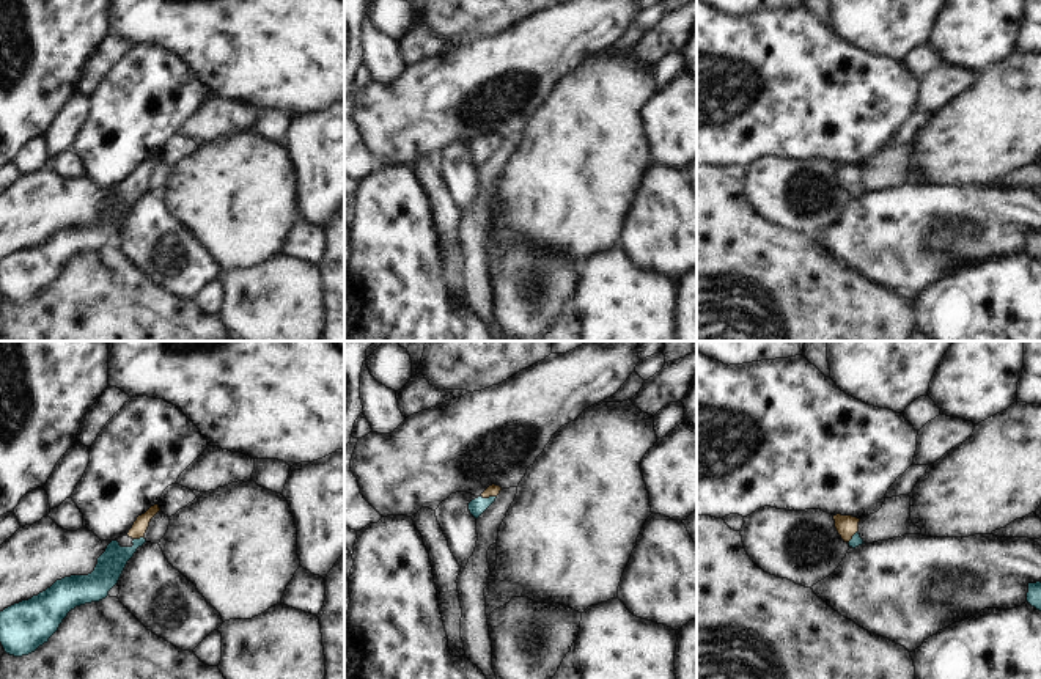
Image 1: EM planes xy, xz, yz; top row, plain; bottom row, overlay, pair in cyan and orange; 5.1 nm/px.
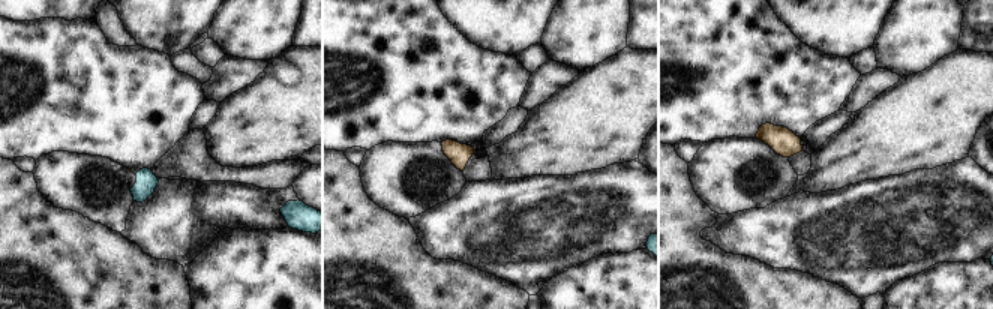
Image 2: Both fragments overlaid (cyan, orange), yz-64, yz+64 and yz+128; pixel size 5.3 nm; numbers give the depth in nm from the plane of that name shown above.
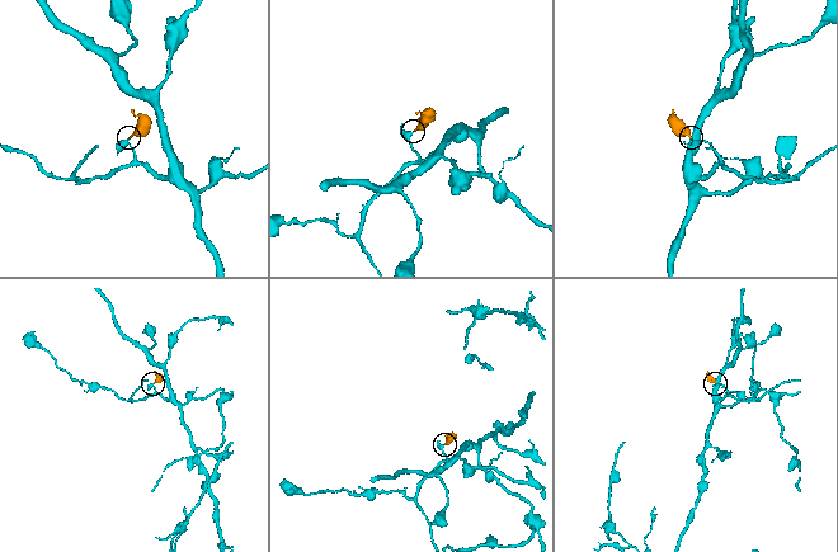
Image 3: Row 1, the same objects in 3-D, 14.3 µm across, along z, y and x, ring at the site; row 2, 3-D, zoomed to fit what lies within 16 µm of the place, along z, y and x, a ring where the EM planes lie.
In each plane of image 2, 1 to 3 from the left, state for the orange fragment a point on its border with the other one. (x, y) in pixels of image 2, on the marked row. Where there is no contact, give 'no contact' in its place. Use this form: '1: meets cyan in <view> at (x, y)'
1: no contact
2: no contact
3: no contact

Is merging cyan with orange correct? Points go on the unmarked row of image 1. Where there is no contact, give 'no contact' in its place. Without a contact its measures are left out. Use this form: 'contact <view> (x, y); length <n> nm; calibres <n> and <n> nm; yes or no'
contact xz (489, 145); length 80 nm; calibres 90 and 60 nm; yes

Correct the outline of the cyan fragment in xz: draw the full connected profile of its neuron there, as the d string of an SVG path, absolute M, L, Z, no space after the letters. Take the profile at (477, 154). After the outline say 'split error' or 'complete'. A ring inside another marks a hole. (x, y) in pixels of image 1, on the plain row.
M489 134L478 146L469 151L470 162L478 167L495 149L500 138L500 134Z; split error

